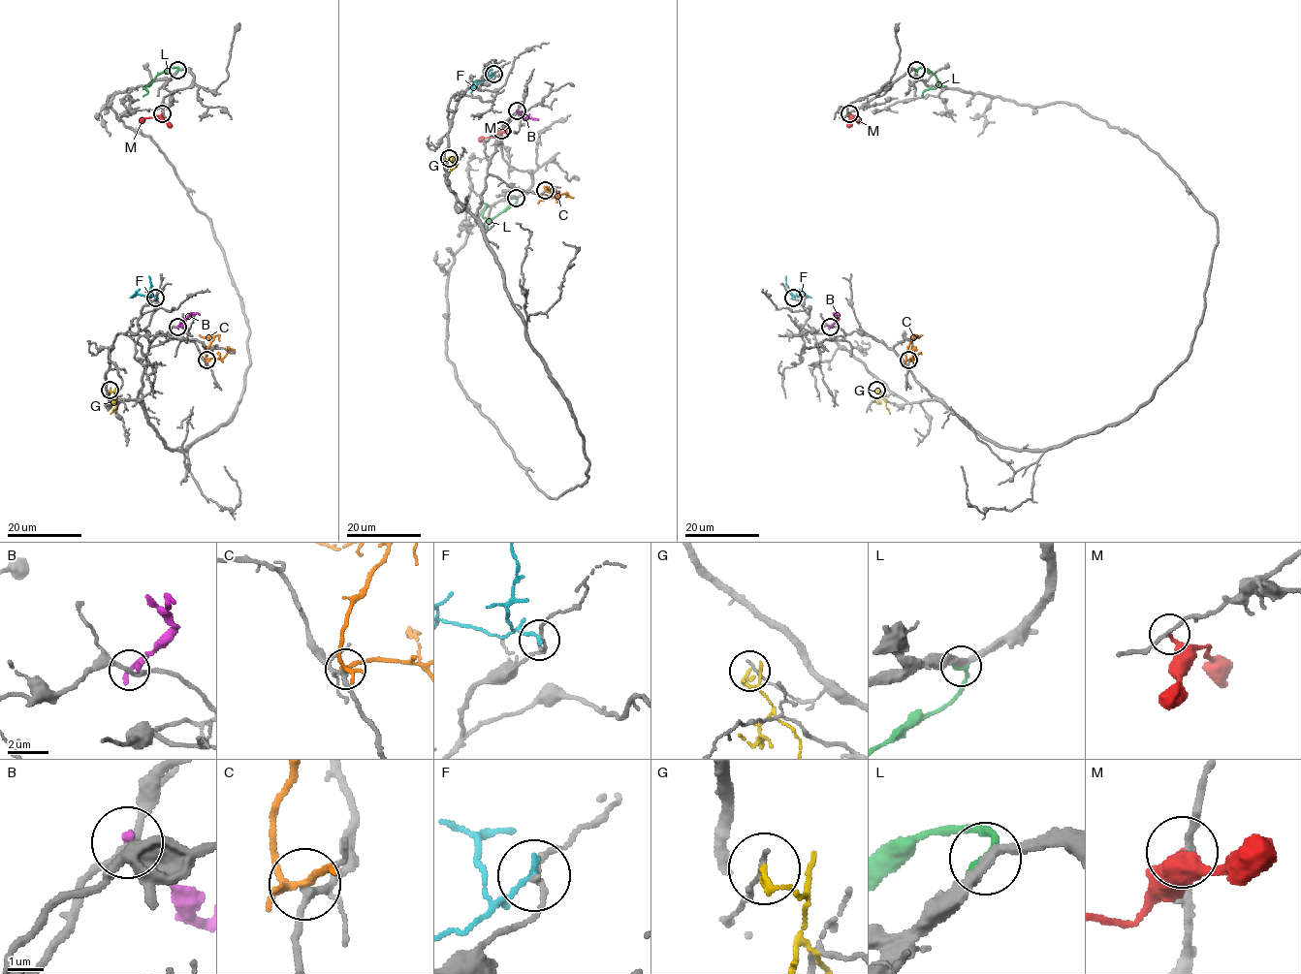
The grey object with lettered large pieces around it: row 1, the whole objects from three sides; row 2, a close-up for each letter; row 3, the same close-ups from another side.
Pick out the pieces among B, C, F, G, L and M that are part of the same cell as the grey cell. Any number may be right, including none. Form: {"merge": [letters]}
{"merge": []}

